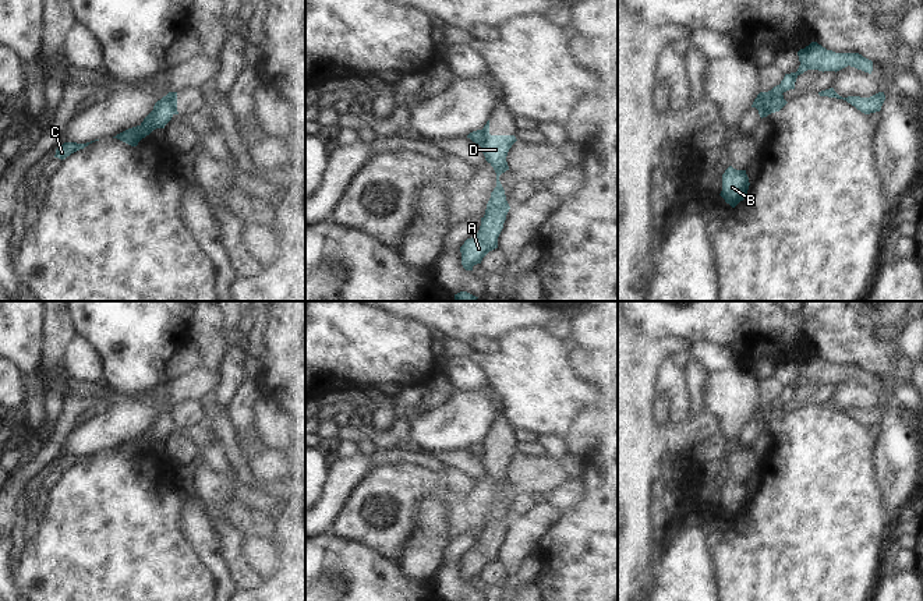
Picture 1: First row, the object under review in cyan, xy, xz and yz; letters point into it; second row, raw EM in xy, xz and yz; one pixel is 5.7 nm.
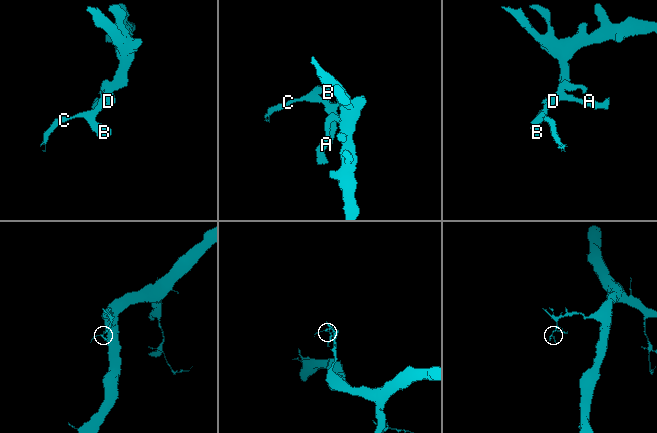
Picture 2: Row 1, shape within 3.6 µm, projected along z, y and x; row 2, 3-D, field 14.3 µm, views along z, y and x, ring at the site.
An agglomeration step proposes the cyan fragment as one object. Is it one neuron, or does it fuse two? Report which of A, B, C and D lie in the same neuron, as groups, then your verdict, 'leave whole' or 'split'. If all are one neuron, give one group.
A D / B C | split

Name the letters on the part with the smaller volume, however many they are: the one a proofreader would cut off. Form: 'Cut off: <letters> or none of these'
Cut off: A, D

